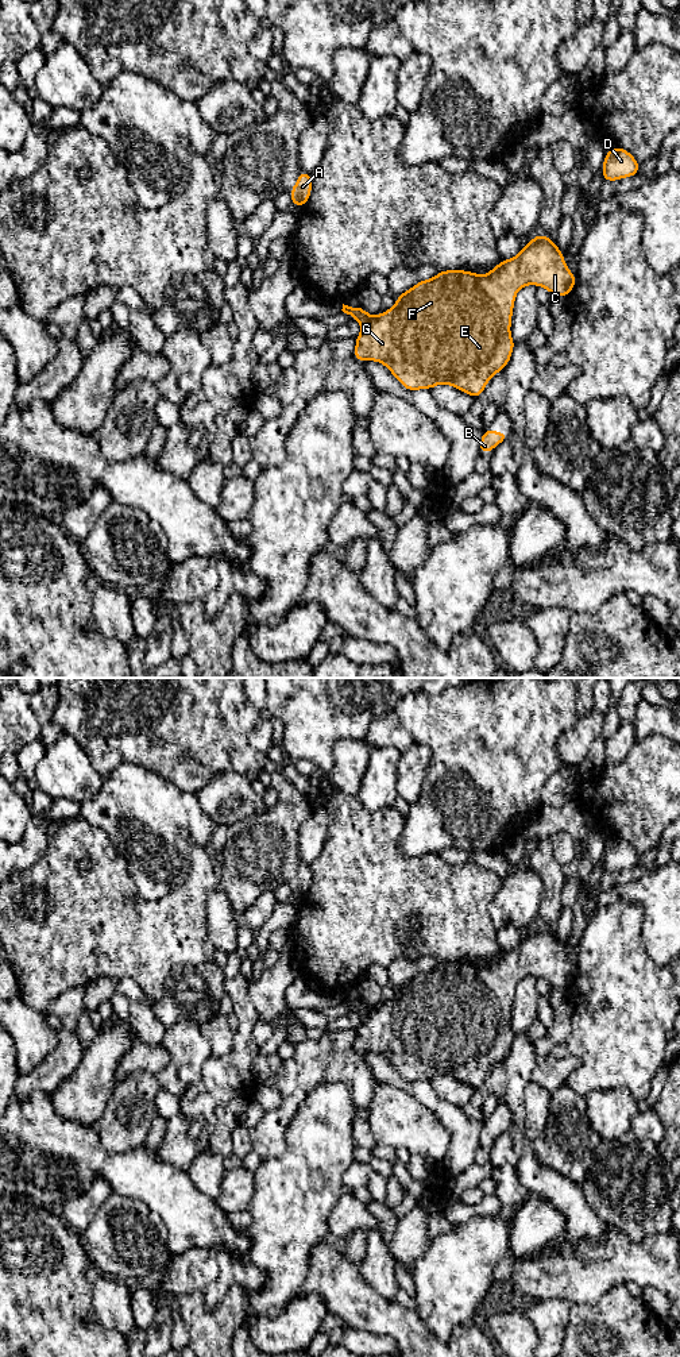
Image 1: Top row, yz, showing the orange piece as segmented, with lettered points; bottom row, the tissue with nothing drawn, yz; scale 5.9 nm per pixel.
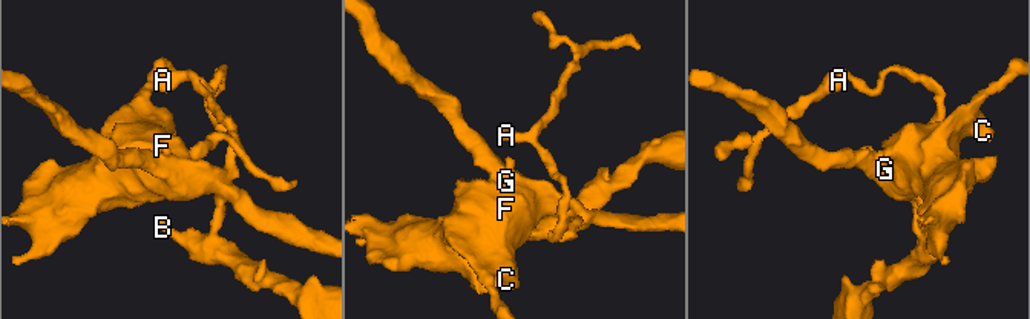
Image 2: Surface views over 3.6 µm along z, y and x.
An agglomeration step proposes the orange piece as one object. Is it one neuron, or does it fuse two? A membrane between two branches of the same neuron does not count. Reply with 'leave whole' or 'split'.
split

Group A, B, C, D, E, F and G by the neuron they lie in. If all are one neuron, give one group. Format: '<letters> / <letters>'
A B / C D E F G

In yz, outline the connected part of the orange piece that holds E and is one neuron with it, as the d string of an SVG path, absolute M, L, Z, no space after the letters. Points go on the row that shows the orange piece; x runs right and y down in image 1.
M538 234L511 259L502 259L486 275L467 270L441 270L430 280L417 282L397 297L395 305L375 316L370 327L363 327L355 338L353 358L358 362L376 361L385 365L407 390L433 389L447 383L479 398L490 378L503 371L510 362L515 342L510 335L517 292L526 285L545 288L552 296L568 297L576 275L568 269L561 250L548 235Z

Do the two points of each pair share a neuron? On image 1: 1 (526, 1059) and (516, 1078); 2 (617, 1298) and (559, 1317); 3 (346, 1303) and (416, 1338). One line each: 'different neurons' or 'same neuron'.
1: same neuron
2: different neurons
3: same neuron

